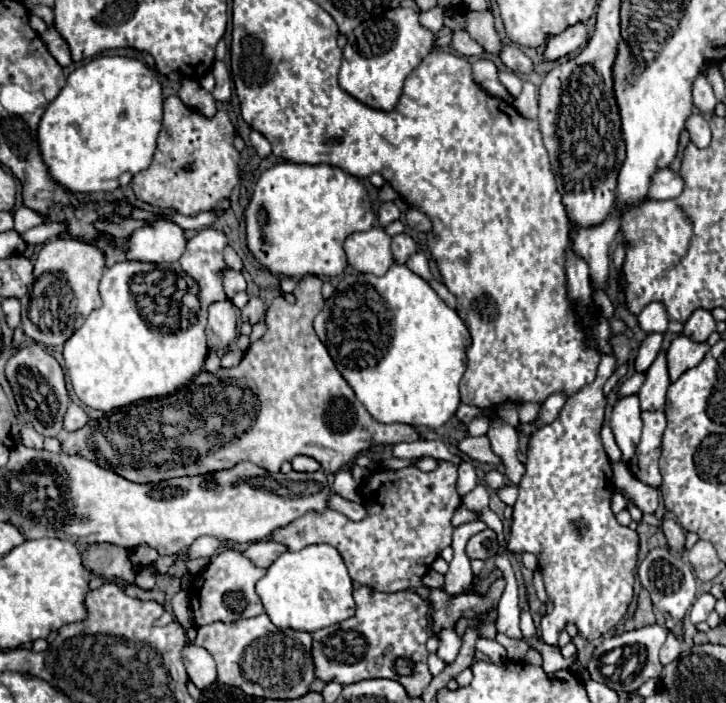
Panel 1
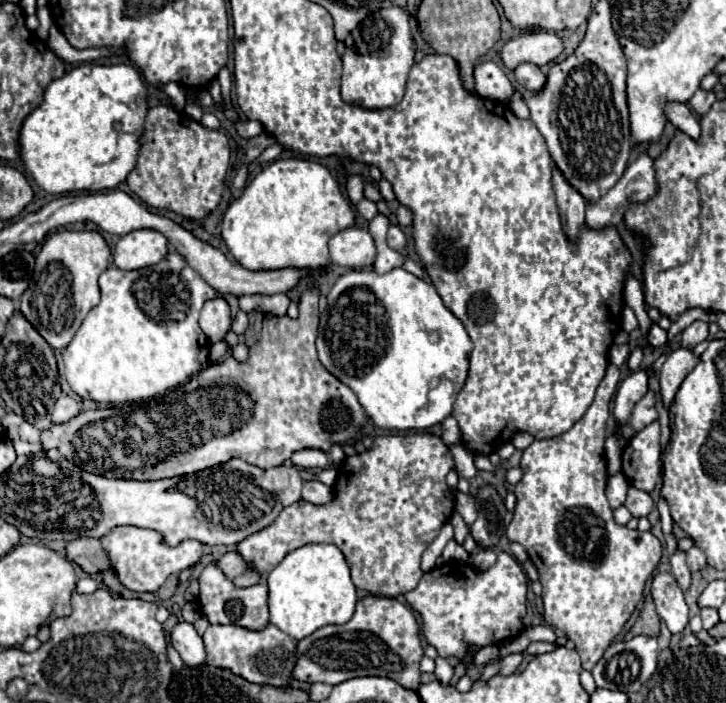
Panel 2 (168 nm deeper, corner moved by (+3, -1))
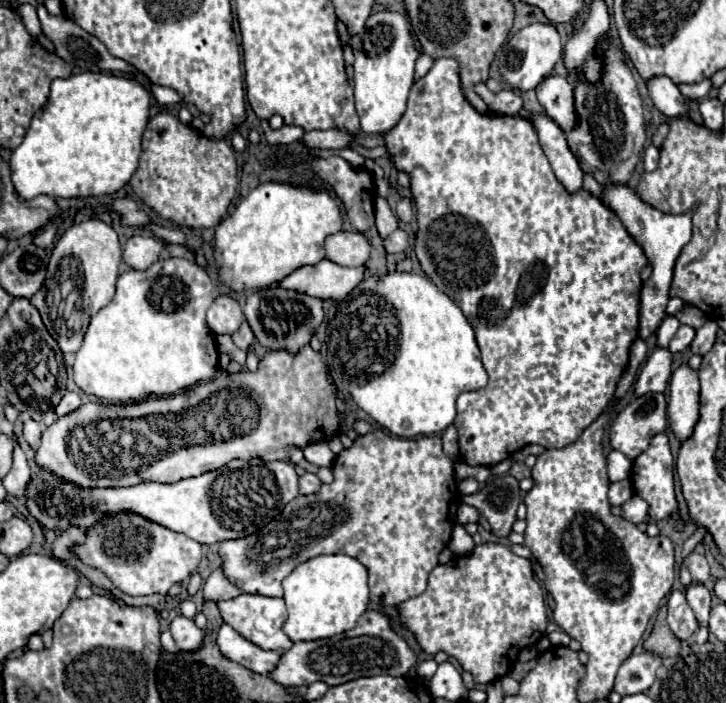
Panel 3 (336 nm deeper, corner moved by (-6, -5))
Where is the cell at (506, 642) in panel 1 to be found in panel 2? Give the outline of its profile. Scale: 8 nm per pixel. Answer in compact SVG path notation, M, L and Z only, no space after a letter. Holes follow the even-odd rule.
M517 653L517 655L507 655L503 661L501 661L501 675L511 675L511 673L515 673L515 669L519 667L519 663L521 663L521 659L523 659L523 655L521 653Z

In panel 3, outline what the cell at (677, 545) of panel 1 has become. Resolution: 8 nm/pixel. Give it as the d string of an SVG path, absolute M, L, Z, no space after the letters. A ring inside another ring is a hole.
M692 583L686 589L686 599L692 611L696 613L696 619L700 627L708 627L708 615L710 615L710 591L704 585Z

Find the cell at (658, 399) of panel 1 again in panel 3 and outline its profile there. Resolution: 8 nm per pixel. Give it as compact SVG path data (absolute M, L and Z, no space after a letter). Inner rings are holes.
M646 393L634 397L612 421L610 445L636 459L646 451L650 439L666 429L666 397L664 393Z

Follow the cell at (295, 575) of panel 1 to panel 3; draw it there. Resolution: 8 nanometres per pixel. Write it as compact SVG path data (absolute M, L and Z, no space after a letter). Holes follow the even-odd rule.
M318 555L316 559L308 559L308 563L302 563L292 571L284 581L284 601L288 607L288 621L284 623L284 633L296 643L296 641L314 641L314 639L326 639L340 635L348 629L352 629L358 621L358 617L368 609L368 569L354 557L348 555Z

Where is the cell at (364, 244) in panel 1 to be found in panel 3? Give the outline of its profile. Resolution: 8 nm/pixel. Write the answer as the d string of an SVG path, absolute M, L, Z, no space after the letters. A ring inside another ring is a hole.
M338 231L324 241L326 259L344 265L358 267L370 259L370 243L360 231Z

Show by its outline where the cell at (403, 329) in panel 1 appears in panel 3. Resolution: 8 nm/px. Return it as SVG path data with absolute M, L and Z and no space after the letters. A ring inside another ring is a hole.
M396 271L366 277L348 297L338 301L336 323L328 341L328 365L336 383L350 393L362 411L398 437L444 431L456 417L456 397L462 391L474 391L488 383L470 323L460 307L426 275Z

